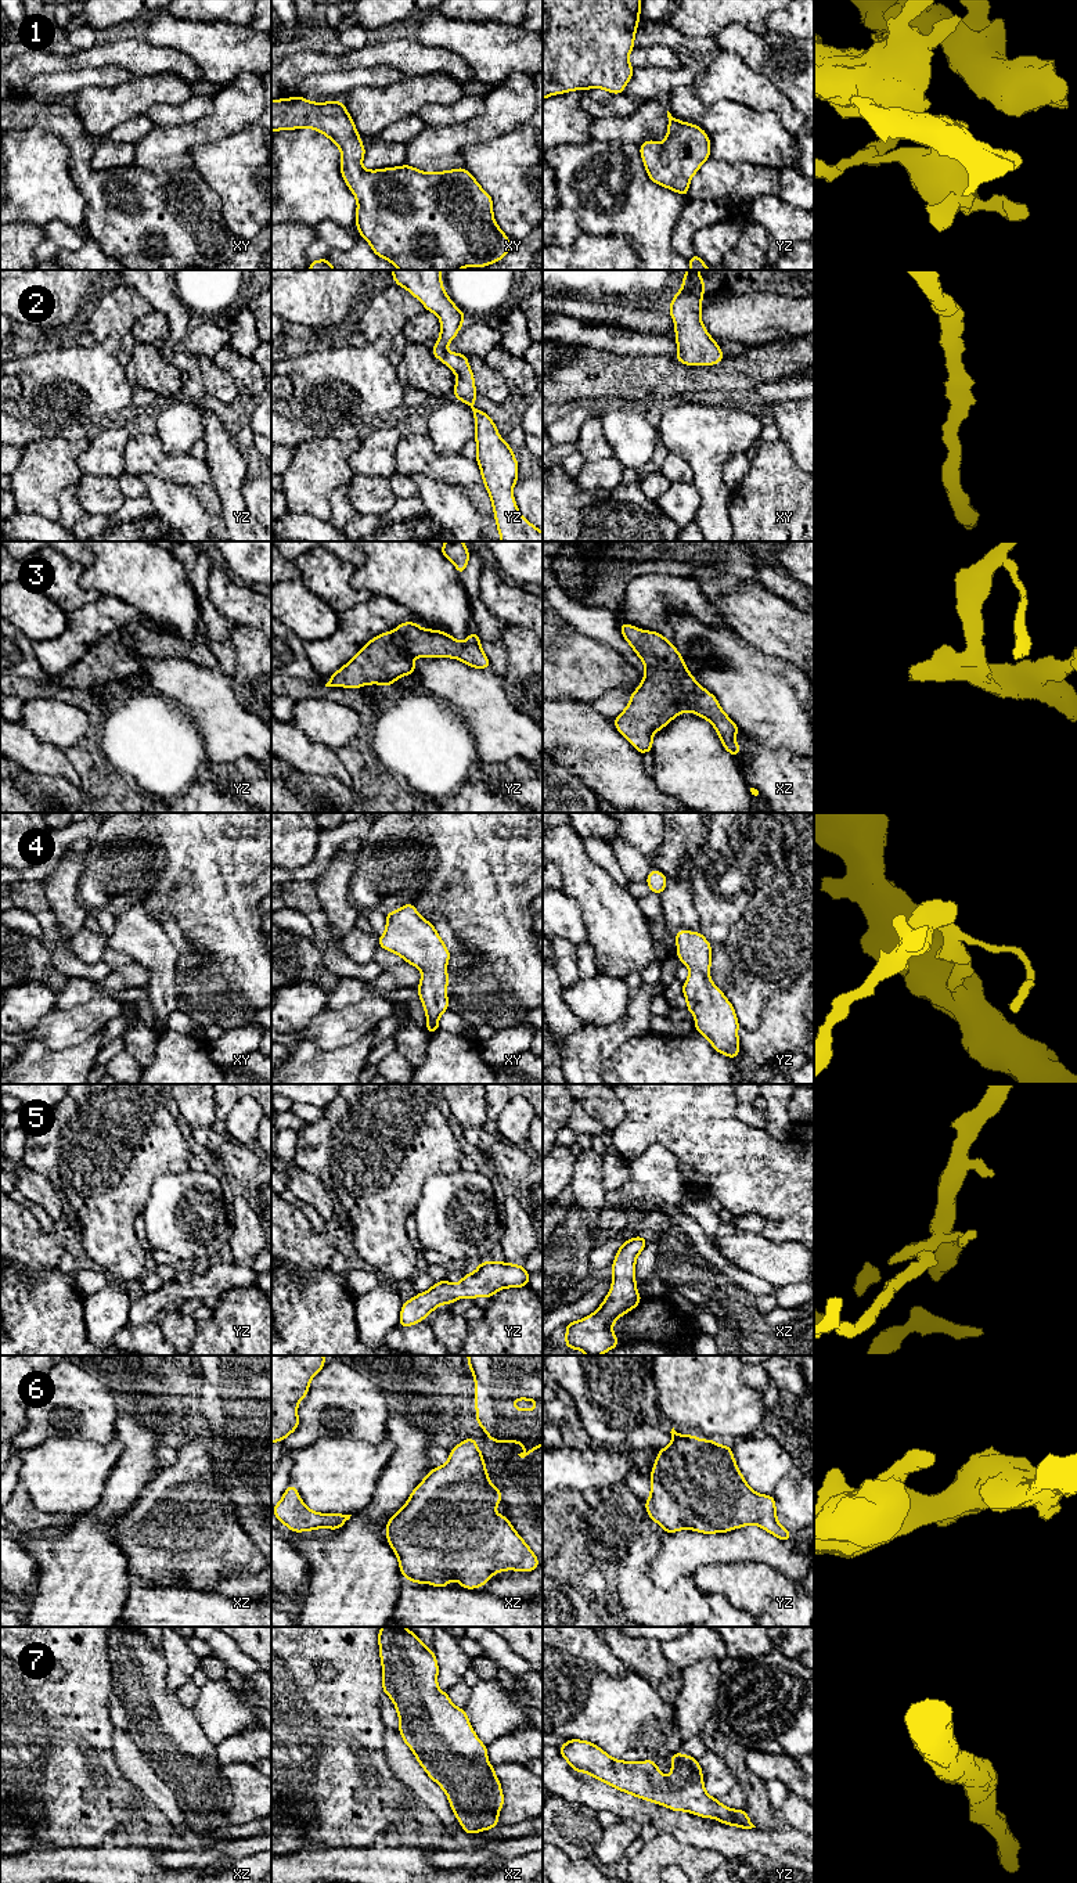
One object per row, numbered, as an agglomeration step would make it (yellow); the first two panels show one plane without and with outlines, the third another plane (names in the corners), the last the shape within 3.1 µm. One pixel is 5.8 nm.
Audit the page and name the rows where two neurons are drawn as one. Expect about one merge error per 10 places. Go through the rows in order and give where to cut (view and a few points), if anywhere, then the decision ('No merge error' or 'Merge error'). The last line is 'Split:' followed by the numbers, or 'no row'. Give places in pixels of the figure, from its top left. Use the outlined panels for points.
1: No split. No merge error
2: No split. No merge error
3: No split. No merge error
4: No split. No merge error
5: No split. No merge error
6: No split. No merge error
7: No split. No merge error
Split: no row

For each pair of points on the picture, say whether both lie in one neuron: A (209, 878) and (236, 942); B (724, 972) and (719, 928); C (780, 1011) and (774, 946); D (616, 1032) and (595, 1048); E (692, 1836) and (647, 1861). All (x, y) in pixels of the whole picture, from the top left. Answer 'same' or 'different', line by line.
A: same
B: different
C: different
D: same
E: different

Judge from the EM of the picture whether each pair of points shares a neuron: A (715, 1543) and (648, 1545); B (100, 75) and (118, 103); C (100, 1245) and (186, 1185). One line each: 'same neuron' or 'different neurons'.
A: different neurons
B: different neurons
C: different neurons

